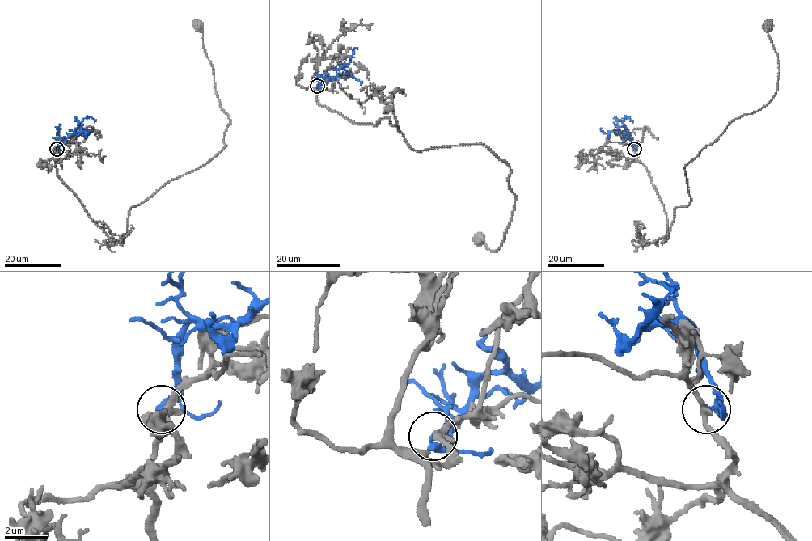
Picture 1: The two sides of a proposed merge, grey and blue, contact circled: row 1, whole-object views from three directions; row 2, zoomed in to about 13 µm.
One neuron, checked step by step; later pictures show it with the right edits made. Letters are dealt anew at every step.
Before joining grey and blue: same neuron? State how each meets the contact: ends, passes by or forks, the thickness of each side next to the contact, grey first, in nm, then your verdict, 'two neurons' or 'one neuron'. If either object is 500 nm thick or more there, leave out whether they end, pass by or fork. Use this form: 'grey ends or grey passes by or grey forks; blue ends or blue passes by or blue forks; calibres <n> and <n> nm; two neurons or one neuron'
grey passes by; blue ends; calibres 300 and 320 nm; two neurons

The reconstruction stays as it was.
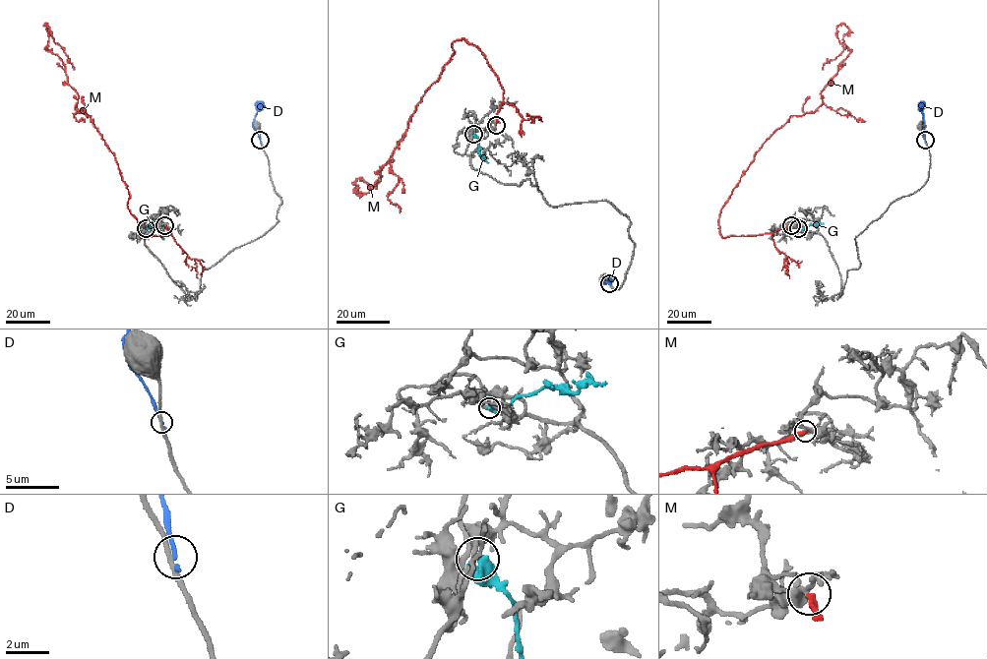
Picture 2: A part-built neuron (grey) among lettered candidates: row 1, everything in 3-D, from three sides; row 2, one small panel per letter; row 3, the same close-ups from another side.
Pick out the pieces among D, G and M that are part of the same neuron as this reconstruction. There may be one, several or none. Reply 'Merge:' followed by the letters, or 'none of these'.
Merge: none of these

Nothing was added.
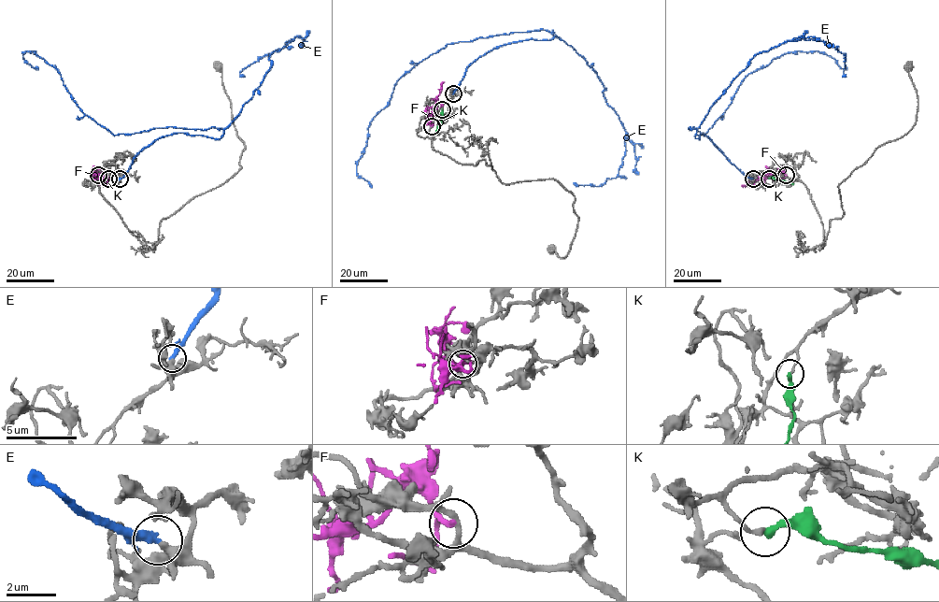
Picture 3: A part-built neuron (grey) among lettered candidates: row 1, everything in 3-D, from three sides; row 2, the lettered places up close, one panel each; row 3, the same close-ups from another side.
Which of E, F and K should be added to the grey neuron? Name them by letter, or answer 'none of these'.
none of these

